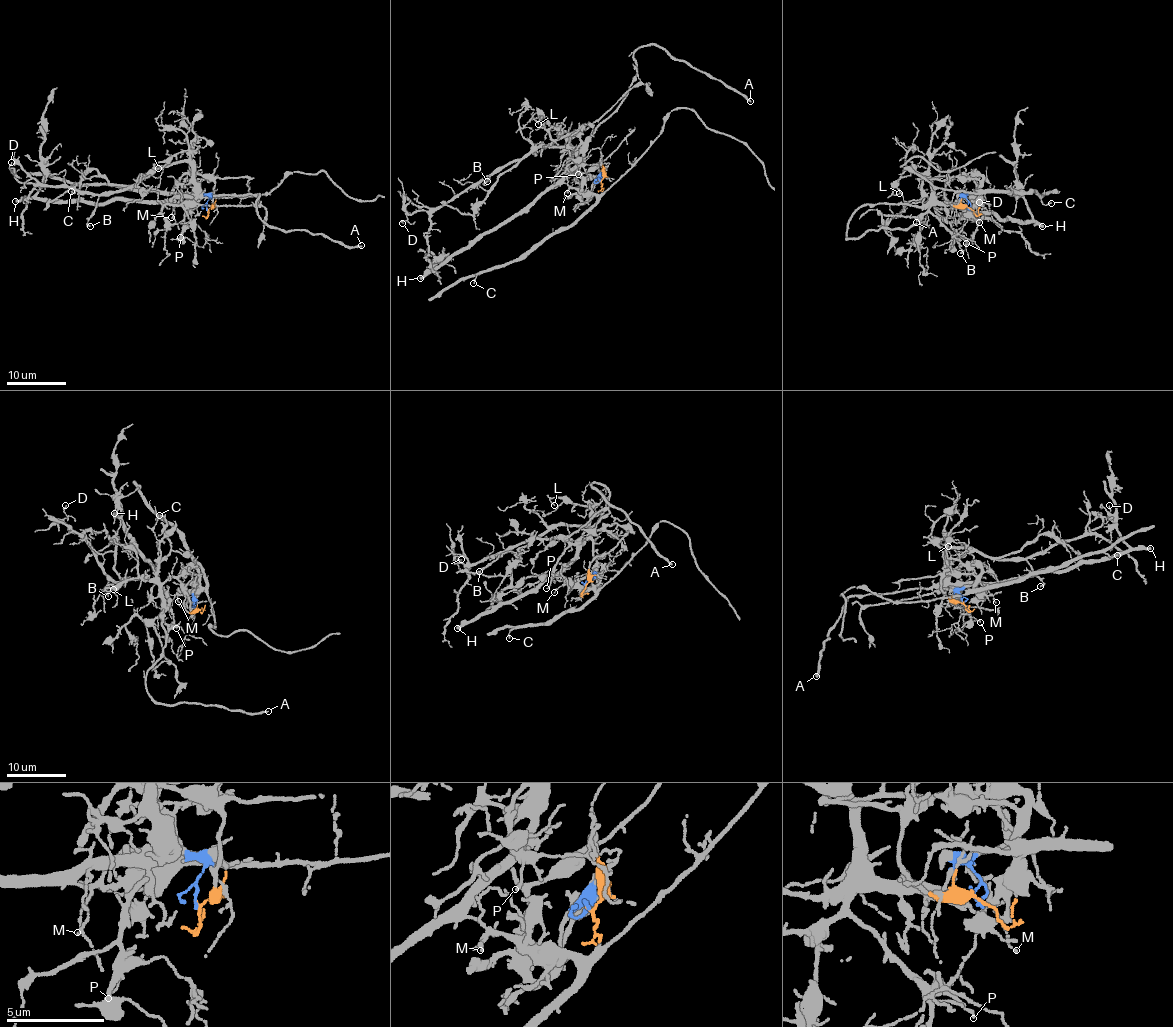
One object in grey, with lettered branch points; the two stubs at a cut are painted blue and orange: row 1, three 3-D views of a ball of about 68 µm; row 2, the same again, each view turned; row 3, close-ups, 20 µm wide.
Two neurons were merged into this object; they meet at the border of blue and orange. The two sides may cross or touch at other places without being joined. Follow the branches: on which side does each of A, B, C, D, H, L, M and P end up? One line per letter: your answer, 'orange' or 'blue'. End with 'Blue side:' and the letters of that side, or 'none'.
A: orange
B: orange
C: blue
D: orange
H: orange
L: orange
M: blue
P: orange
Blue side: C, M

